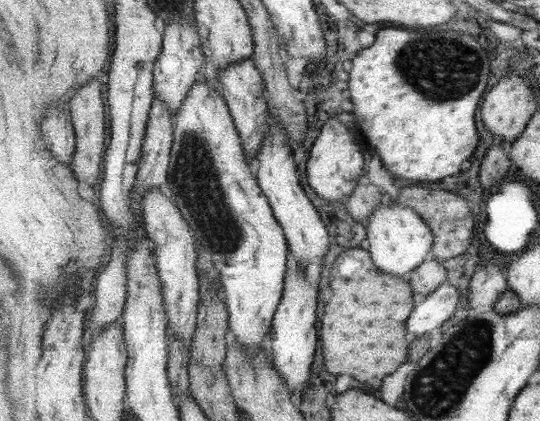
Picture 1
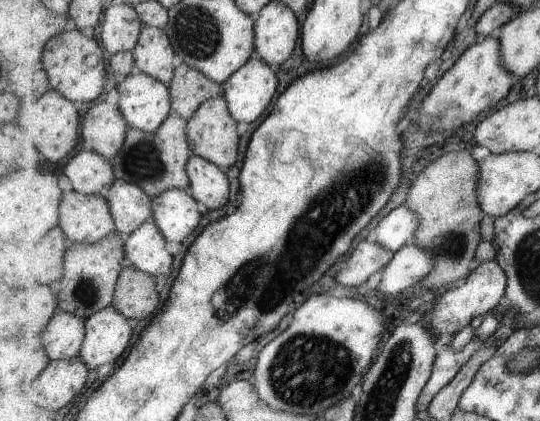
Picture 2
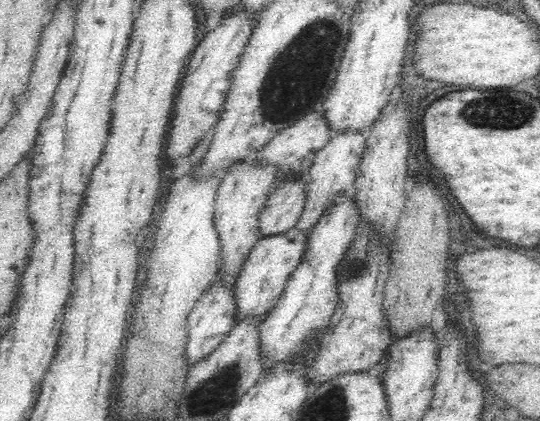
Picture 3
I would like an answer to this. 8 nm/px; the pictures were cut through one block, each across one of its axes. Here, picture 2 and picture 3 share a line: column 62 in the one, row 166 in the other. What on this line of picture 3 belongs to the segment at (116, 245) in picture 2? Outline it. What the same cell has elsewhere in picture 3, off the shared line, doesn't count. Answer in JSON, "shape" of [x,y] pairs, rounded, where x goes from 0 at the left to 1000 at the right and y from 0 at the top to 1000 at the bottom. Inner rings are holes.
{"shape":[[[598,259],[572,266],[556,278],[556,285],[513,314],[504,333],[496,335],[472,371],[489,387],[519,392],[519,418],[548,418],[556,406],[574,399],[589,361],[619,323],[620,309],[607,292]]]}

